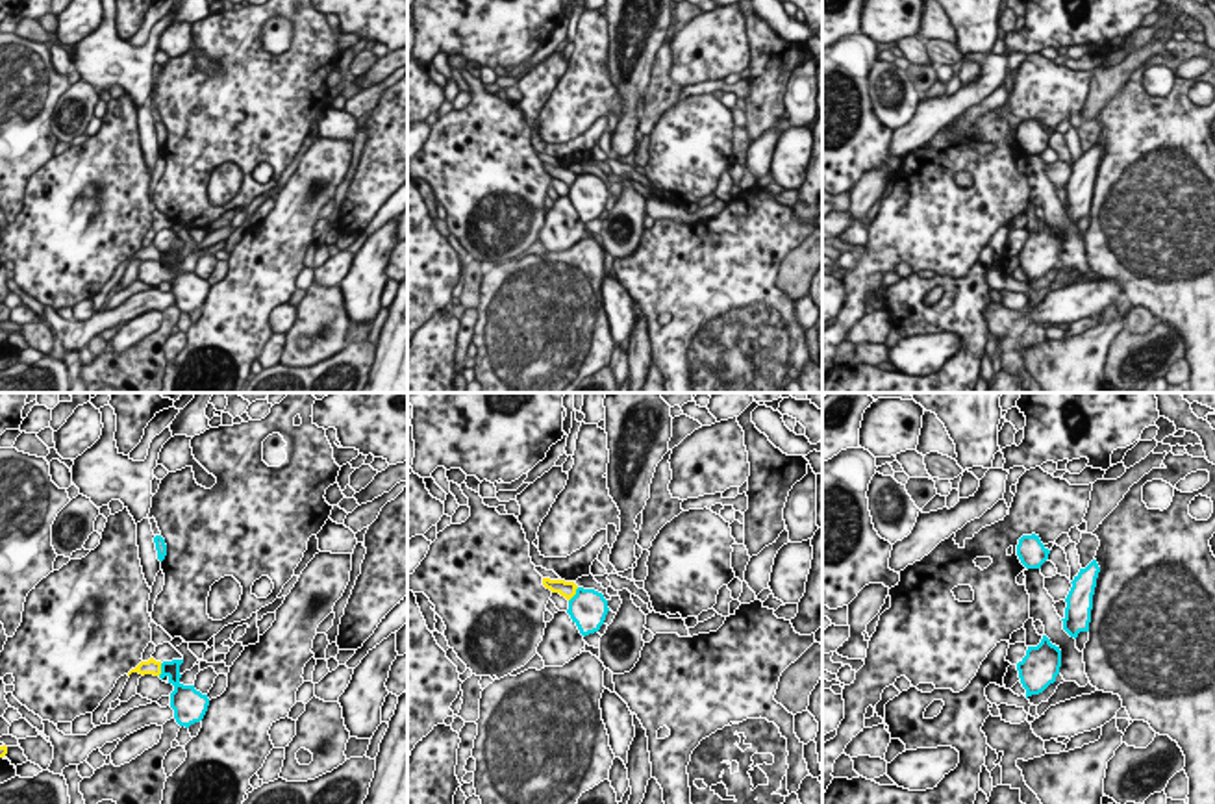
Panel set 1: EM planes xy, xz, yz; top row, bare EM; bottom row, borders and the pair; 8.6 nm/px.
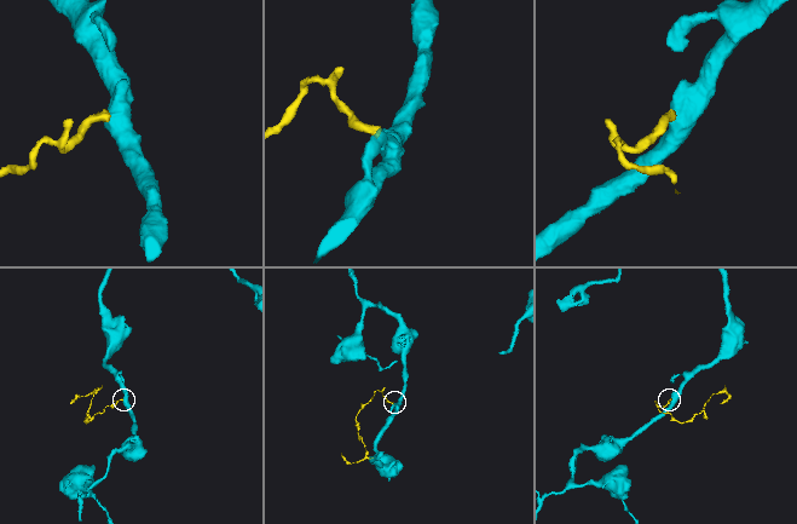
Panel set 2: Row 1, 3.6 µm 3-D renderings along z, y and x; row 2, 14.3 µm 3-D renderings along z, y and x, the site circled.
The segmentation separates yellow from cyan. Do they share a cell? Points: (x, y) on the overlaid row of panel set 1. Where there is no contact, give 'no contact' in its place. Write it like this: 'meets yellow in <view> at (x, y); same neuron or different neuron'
meets yellow in xz at (575, 593); different neuron

